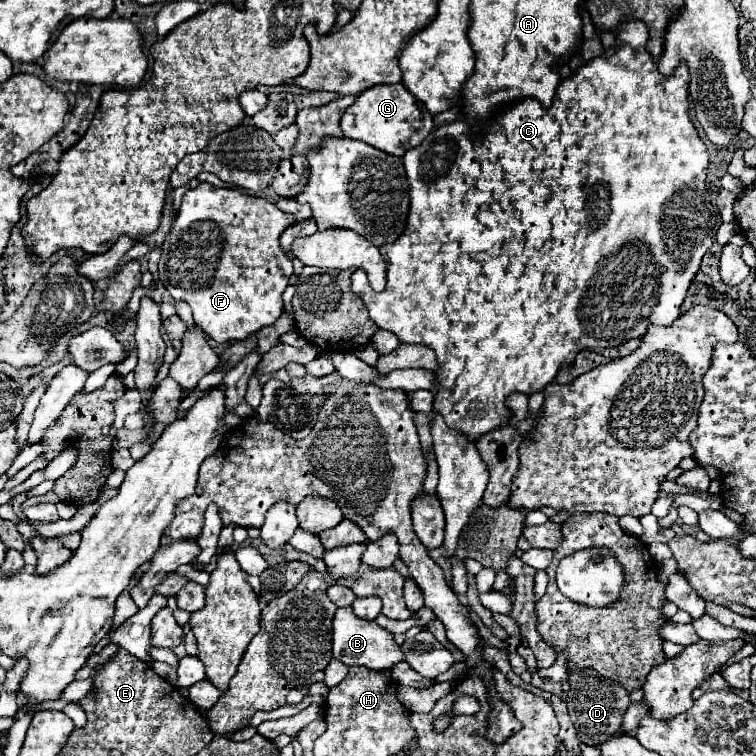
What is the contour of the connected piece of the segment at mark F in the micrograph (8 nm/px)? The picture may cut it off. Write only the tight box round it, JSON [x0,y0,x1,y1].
[158,184,296,344]

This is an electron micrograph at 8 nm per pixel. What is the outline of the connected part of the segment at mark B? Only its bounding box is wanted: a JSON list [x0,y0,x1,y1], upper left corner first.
[332,608,404,672]

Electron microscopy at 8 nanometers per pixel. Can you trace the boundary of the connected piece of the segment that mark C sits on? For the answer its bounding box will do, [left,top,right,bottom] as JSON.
[352,20,716,442]

